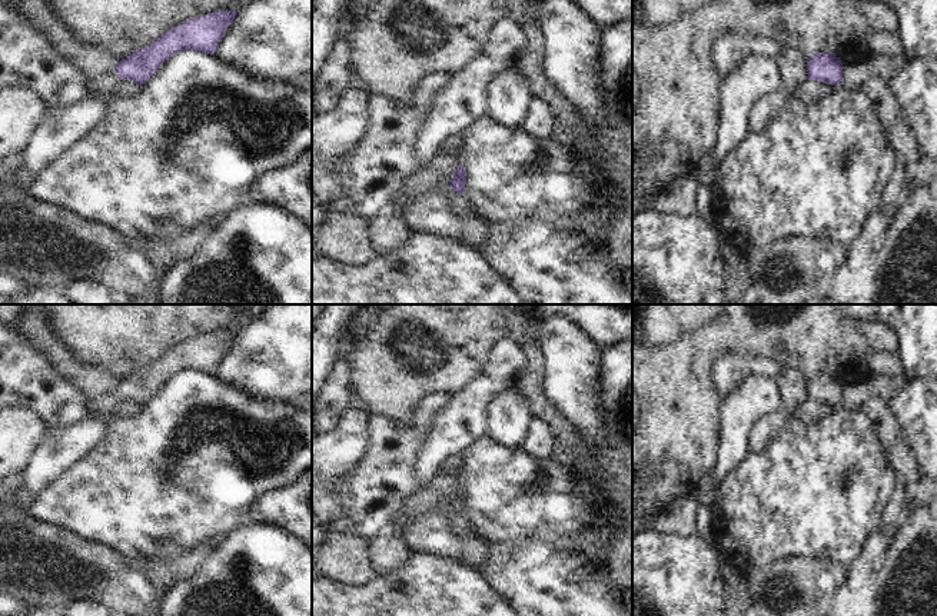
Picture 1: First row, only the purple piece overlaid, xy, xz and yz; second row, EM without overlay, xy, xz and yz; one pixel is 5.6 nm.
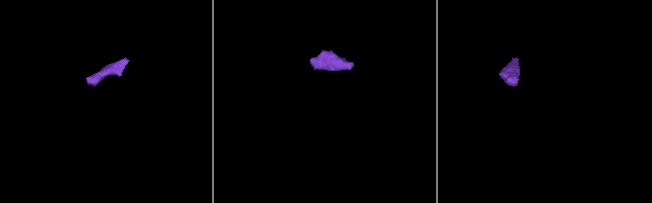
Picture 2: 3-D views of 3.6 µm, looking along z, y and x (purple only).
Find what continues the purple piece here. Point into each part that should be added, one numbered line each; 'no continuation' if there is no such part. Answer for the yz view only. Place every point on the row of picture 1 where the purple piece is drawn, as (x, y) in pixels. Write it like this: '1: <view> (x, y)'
no continuation

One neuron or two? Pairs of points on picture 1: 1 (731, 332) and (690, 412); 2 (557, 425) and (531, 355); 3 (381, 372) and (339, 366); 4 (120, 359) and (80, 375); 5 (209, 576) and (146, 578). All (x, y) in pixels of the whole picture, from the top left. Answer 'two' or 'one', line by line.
1: one
2: one
3: two
4: two
5: two

